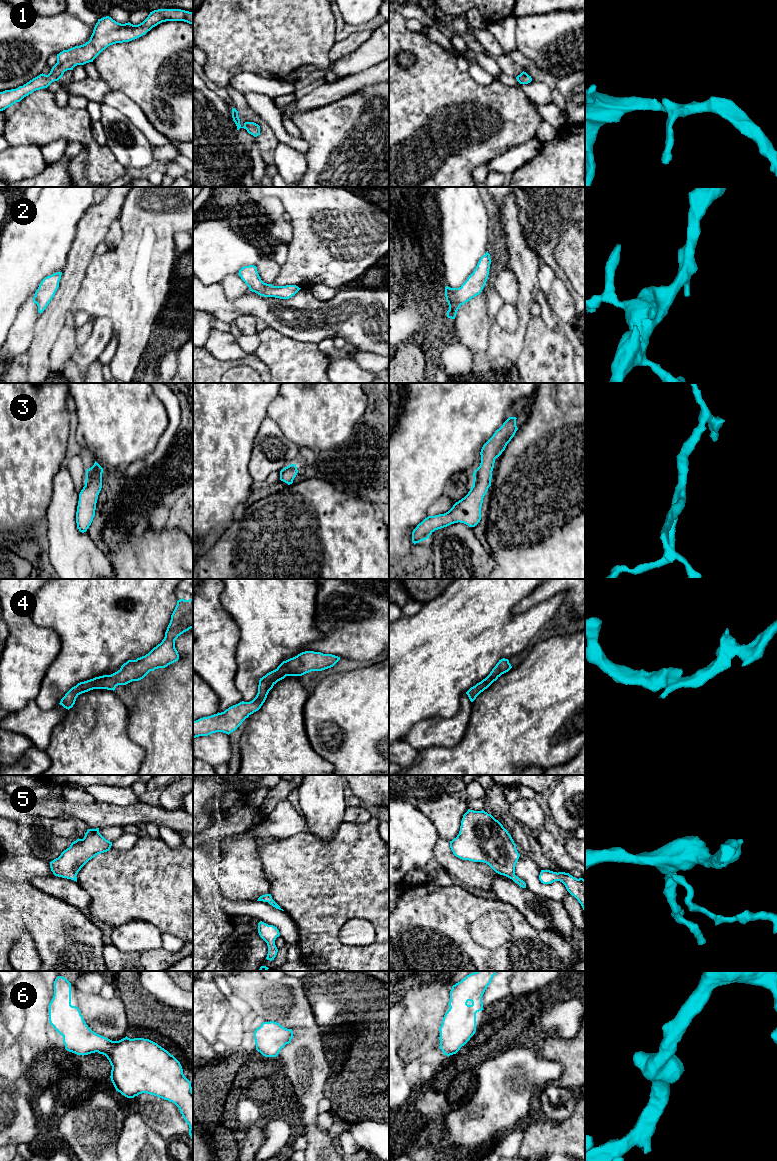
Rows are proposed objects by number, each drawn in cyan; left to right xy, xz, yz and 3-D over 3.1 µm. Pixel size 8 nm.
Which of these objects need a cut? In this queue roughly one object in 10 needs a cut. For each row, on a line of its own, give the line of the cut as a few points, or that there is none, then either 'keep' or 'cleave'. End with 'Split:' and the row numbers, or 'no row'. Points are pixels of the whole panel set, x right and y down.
1: cut none; keep
2: cut none; keep
3: cut none; keep
4: cut none; keep
5: cut none; keep
6: cut none; keep
Split: no row

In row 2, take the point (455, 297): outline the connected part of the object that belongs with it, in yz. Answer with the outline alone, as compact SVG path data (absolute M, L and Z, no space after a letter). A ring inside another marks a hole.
M488 251L483 255L473 273L459 288L445 287L445 297L449 305L447 317L455 319L461 305L479 295L488 279L491 259Z

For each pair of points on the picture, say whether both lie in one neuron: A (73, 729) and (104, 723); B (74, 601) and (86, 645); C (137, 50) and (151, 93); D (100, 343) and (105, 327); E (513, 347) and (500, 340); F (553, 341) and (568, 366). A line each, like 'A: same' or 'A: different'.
A: same
B: same
C: same
D: same
E: same
F: same

